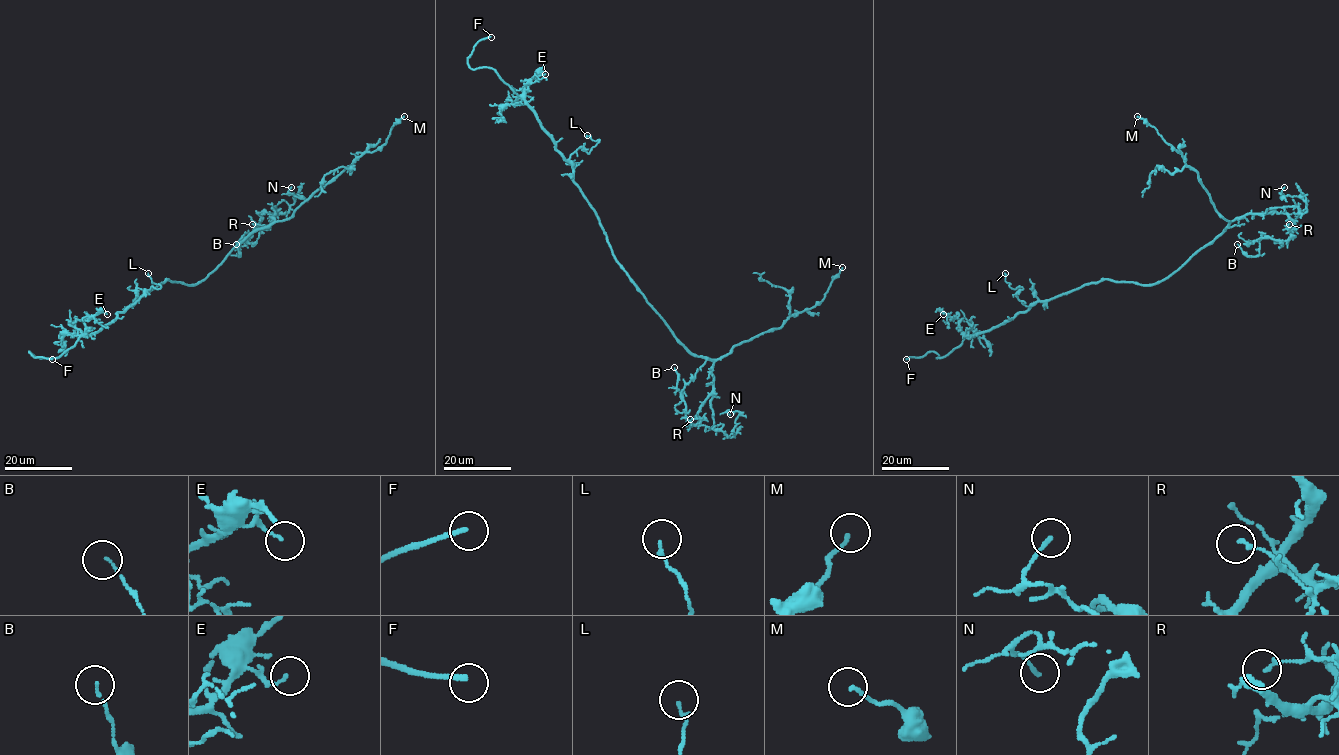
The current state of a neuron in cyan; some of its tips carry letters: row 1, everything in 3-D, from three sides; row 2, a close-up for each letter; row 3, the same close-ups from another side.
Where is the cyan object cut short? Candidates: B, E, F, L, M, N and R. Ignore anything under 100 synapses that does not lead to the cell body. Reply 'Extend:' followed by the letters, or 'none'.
Extend: F

